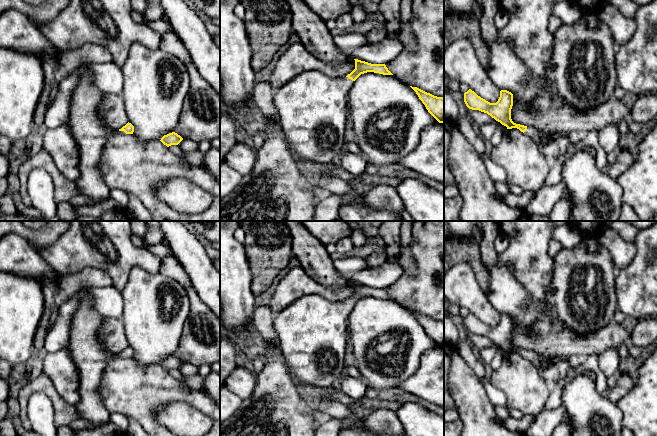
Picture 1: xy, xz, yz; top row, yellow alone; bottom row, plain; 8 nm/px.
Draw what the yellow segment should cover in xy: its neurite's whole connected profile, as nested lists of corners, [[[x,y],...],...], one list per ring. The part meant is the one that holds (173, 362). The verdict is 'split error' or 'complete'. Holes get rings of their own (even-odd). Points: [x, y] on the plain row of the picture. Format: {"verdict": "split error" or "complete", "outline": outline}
{"verdict": "complete", "outline": [[[175,356],[169,357],[167,359],[164,359],[161,362],[161,366],[166,369],[167,371],[171,370],[171,369],[178,369],[181,365],[183,364],[183,362],[178,359]]]}

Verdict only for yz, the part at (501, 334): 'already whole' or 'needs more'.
needs more

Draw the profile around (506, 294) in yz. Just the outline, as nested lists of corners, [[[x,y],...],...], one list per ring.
[[[496,261],[493,266],[486,268],[490,274],[489,289],[485,293],[488,302],[500,315],[507,314],[513,318],[513,328],[523,327],[524,330],[531,331],[533,325],[544,317],[544,304],[532,298],[524,285],[514,275],[511,264],[501,265]]]

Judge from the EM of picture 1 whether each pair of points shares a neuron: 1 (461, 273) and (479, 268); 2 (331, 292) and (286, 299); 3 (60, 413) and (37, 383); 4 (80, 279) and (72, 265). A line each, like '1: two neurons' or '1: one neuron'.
1: two neurons
2: one neuron
3: one neuron
4: two neurons

